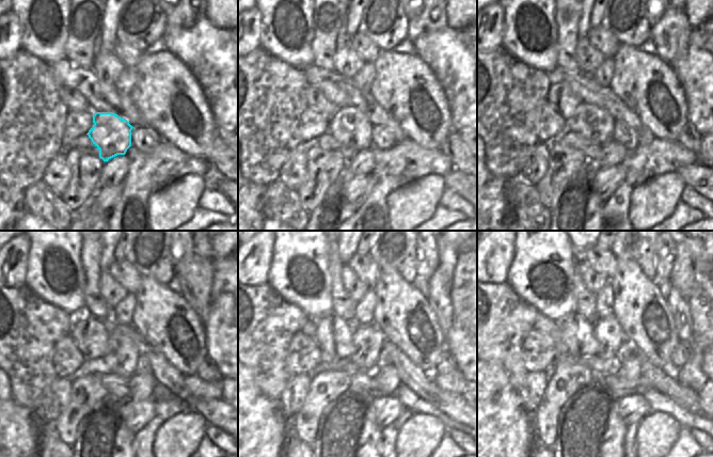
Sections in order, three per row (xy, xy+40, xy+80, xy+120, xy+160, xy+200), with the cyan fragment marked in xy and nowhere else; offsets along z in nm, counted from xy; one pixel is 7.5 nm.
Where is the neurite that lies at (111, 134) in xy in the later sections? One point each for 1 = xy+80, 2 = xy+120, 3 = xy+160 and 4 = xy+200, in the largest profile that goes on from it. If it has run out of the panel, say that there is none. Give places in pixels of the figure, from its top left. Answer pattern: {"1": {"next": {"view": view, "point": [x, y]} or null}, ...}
{"1": {"next": {"view": "xy+80", "point": [597, 125]}}, "2": {"next": {"view": "xy+120", "point": [122, 356]}}, "3": {"next": {"view": "xy+160", "point": [368, 340]}}, "4": {"next": {"view": "xy+200", "point": [608, 333]}}}

